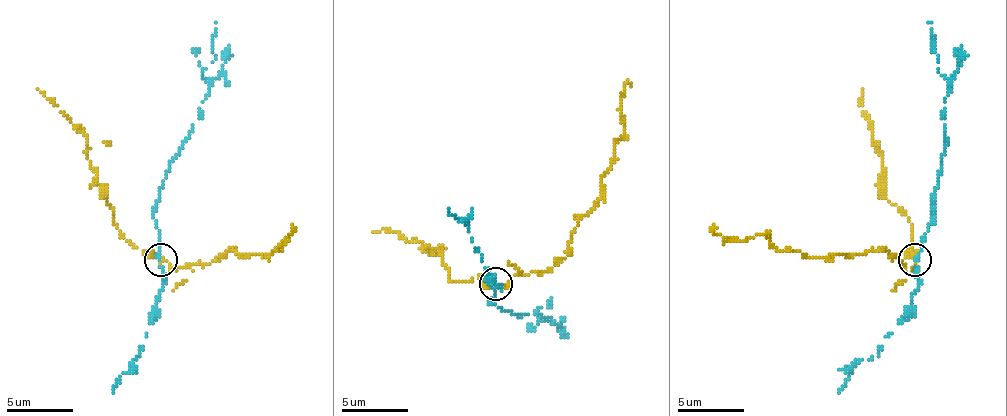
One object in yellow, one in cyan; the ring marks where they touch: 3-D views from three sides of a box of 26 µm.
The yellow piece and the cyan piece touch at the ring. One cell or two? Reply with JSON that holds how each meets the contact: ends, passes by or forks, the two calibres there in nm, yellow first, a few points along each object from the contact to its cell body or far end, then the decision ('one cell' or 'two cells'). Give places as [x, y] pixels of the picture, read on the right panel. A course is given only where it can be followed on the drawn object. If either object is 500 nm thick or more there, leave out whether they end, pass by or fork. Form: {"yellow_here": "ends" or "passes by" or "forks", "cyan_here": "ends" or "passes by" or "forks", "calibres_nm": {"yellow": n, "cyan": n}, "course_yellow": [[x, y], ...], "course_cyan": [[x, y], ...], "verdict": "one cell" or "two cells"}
{"yellow_here": "passes by", "cyan_here": "passes by", "calibres_nm": {"yellow": 200, "cyan": 200}, "course_yellow": [[915, 260], [905, 267], [885, 250], [806, 257], [796, 250], [779, 250], [763, 234], [726, 241], [713, 224]], "course_cyan": [[915, 260], [928, 231], [941, 161], [948, 95], [948, 82], [938, 72], [938, 59], [928, 22]], "verdict": "two cells"}

